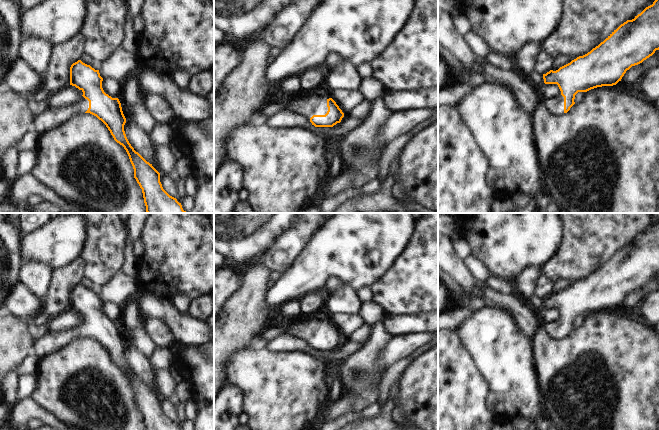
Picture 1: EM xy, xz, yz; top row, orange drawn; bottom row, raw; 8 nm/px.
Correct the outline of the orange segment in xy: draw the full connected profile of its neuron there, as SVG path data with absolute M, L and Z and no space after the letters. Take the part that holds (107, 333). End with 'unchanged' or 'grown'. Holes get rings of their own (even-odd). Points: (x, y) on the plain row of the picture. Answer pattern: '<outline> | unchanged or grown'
M81 284L70 291L70 309L83 316L82 323L70 330L52 334L45 333L34 344L35 354L41 359L74 339L90 337L101 344L114 364L126 374L134 393L134 402L142 413L145 430L182 430L162 411L160 397L147 386L129 367L124 349L126 342L118 322L112 322L102 312L103 302L99 294Z | grown

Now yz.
M659 222L632 244L627 244L603 266L583 280L579 280L558 294L543 298L545 308L557 308L561 318L546 323L546 333L553 340L562 340L575 328L578 316L587 316L602 310L613 310L632 290L642 287L659 274Z | grown

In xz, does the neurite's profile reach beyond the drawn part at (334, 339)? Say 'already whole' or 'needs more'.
needs more

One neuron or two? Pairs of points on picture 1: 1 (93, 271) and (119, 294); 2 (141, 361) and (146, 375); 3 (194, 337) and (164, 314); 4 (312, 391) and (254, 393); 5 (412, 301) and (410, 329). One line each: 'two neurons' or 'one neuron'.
1: two neurons
2: one neuron
3: one neuron
4: one neuron
5: two neurons

